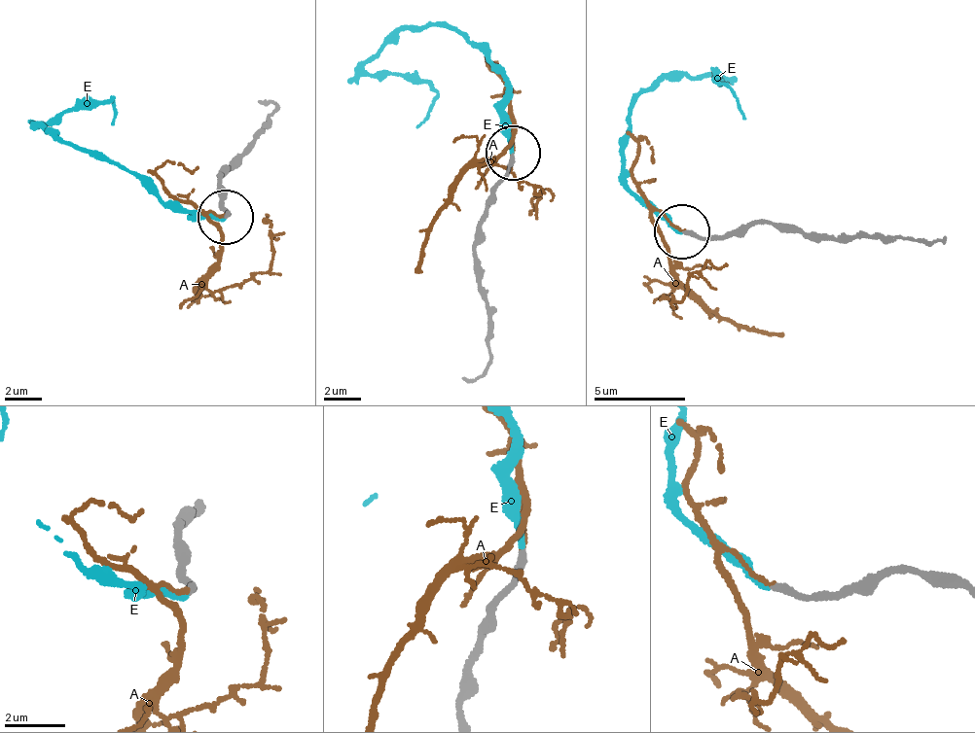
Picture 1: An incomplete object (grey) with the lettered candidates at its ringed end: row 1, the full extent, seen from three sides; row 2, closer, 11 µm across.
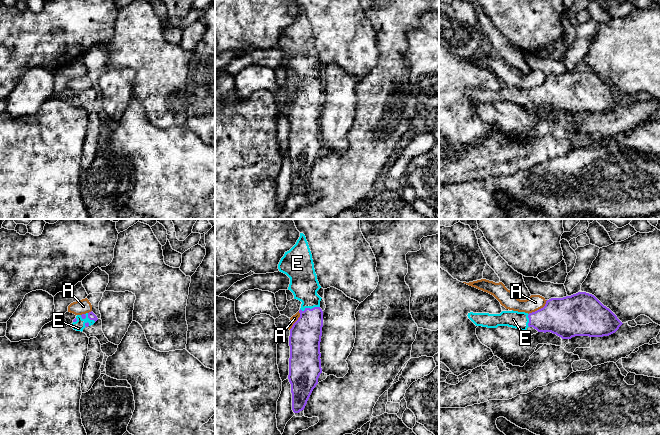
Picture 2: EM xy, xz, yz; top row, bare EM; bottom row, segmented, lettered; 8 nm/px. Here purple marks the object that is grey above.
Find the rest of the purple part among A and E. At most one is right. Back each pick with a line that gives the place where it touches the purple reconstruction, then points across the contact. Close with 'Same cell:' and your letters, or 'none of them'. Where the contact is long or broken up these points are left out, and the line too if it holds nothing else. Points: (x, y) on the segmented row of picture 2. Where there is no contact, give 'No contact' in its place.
E: Touches purple at xy (88, 317). Path across: xy (91, 315), (88, 317), (79, 325)
Same cell: E

